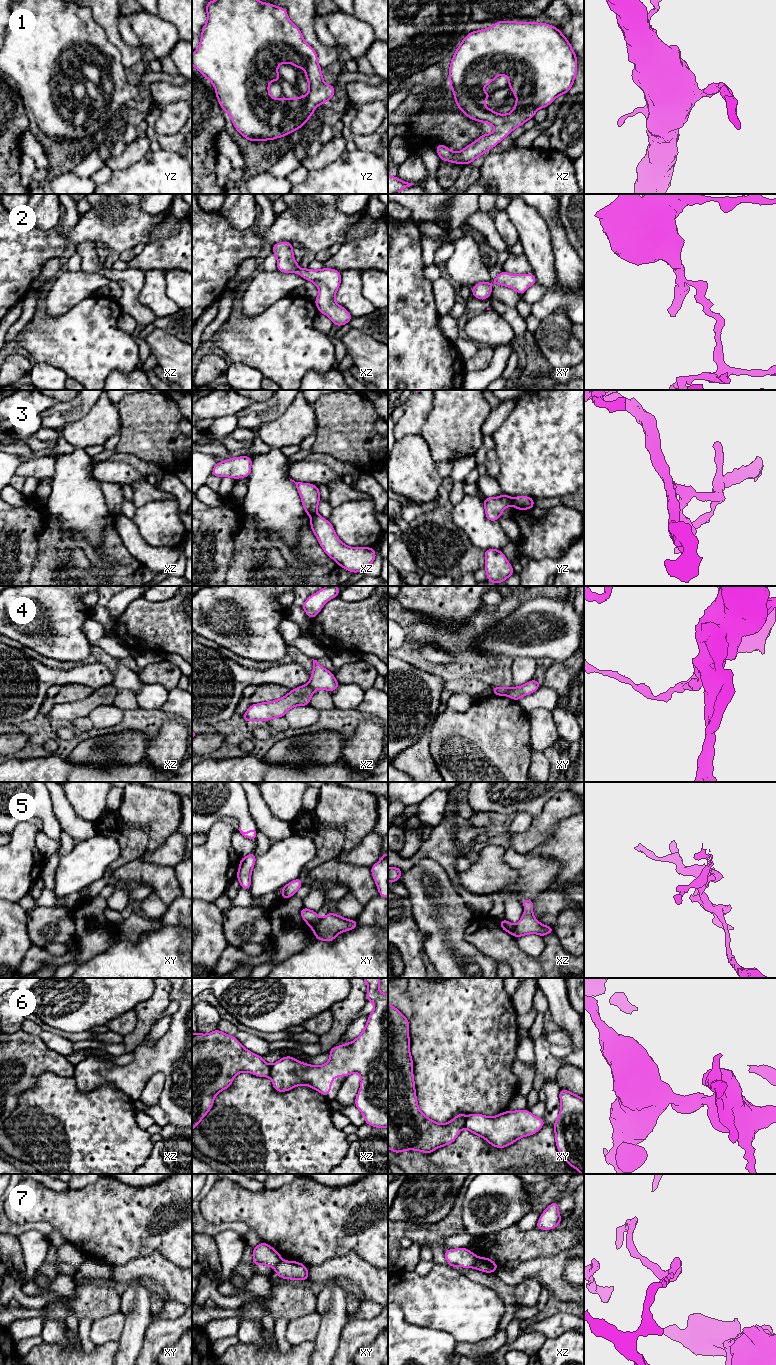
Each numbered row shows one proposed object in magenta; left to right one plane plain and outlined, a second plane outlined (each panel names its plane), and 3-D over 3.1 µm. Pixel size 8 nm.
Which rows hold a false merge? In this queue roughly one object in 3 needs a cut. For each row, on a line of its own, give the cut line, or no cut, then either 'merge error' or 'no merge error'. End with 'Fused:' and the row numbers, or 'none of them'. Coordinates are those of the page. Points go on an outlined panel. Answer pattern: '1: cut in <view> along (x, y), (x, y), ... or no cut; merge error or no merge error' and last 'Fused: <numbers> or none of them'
1: no cut; no merge error
2: no cut; no merge error
3: cut in yz along (513, 498), (511, 504); merge error
4: cut in xy along (509, 688), (505, 695); merge error
5: cut in xy along (321, 919), (312, 929); merge error
6: cut in xz along (271, 1066), (268, 1076); merge error
7: cut in xz along (477, 1257), (474, 1267); merge error
Fused: 3, 4, 5, 6, 7

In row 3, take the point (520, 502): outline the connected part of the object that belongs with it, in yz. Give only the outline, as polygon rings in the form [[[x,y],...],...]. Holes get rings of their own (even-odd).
[[[517,496],[513,498],[512,505],[518,510],[528,510],[534,507],[534,498],[528,496]]]

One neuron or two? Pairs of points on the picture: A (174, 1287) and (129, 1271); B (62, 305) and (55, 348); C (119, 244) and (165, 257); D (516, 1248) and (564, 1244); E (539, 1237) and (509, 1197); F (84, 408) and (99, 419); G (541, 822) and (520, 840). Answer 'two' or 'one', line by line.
A: one
B: two
C: two
D: one
E: two
F: two
G: one

